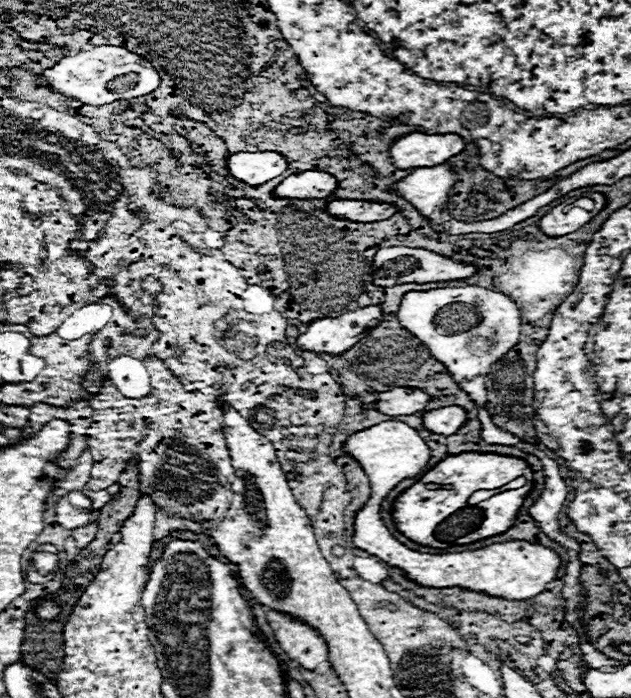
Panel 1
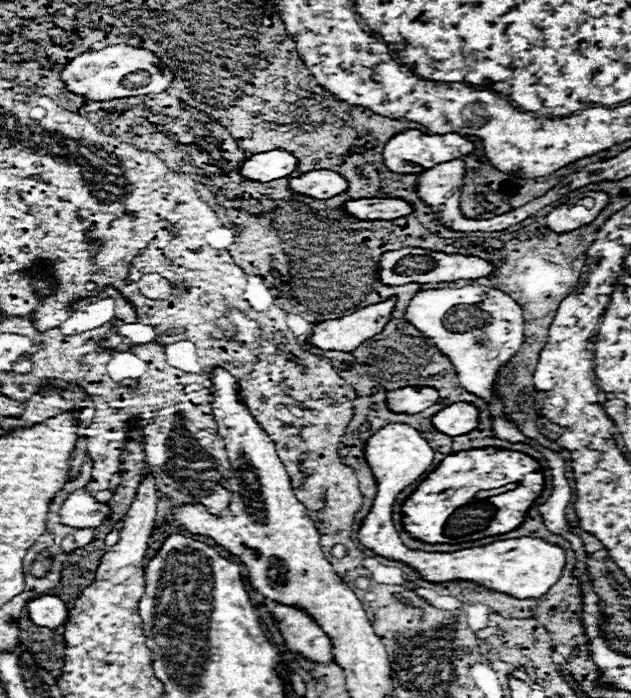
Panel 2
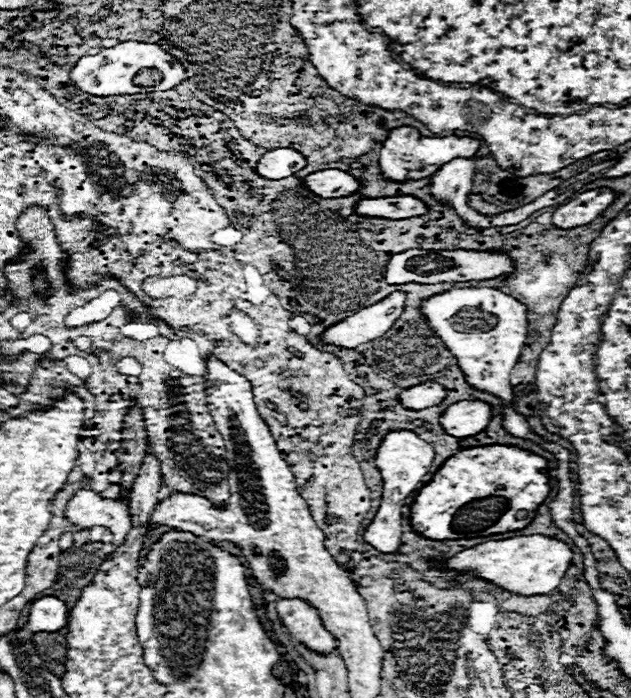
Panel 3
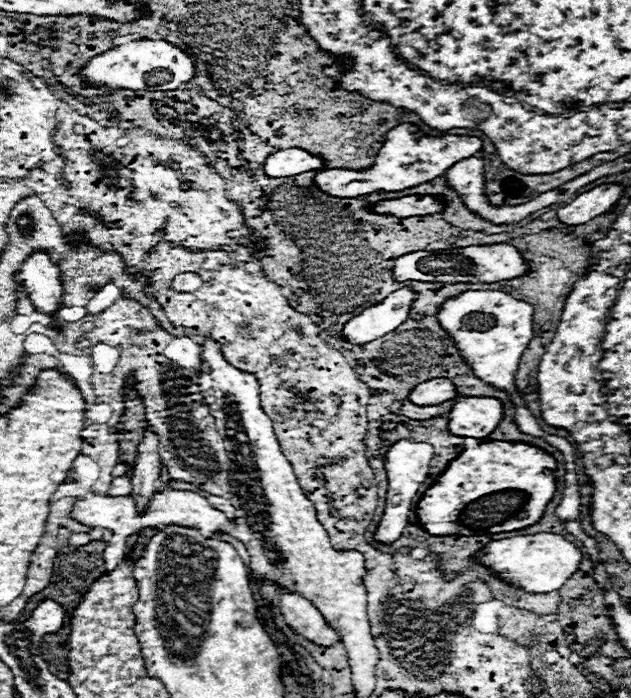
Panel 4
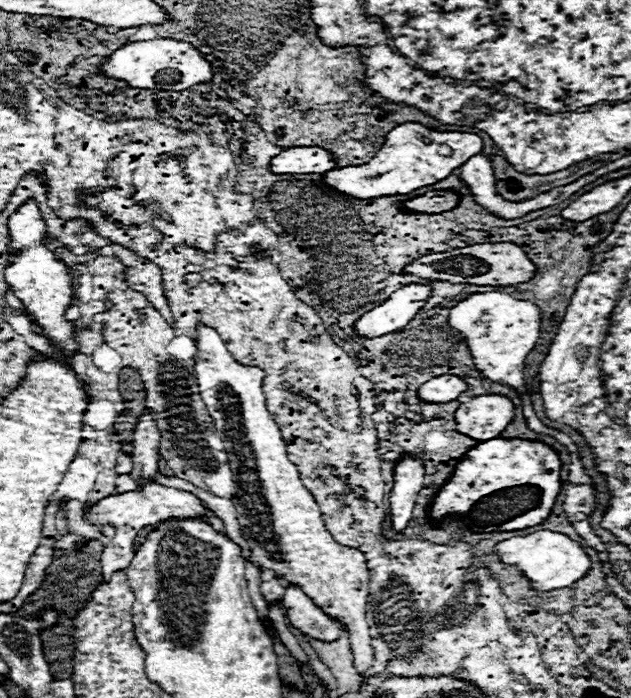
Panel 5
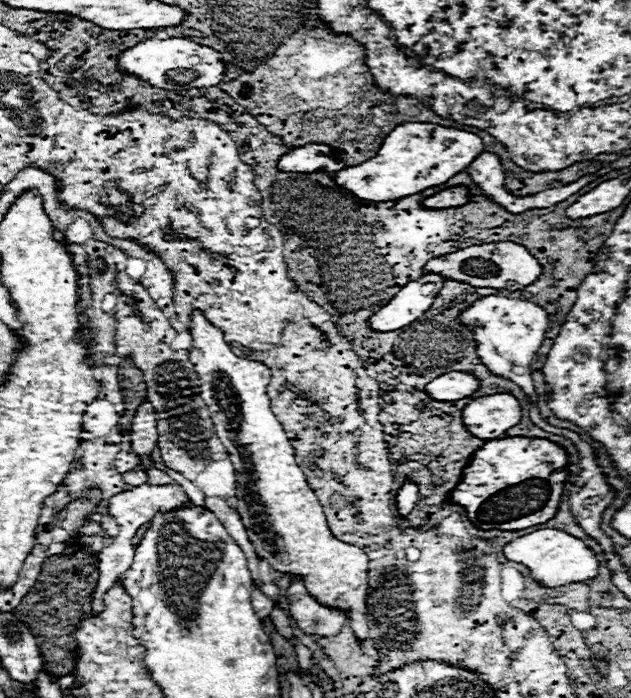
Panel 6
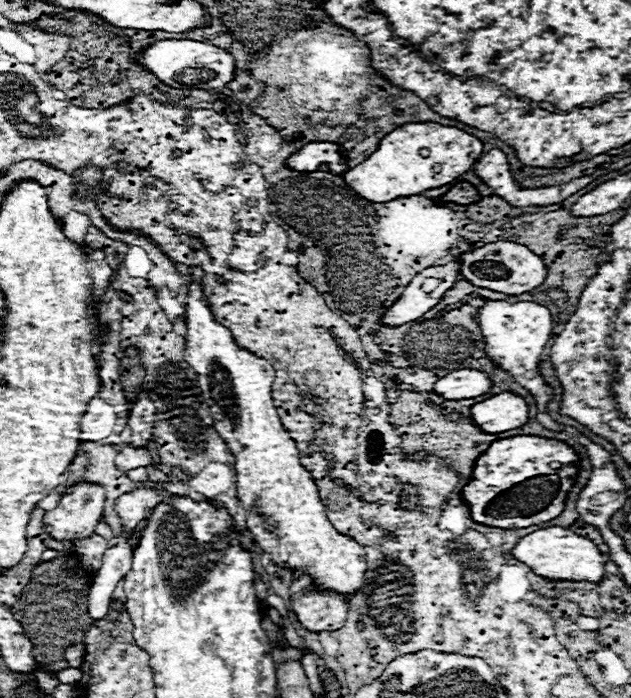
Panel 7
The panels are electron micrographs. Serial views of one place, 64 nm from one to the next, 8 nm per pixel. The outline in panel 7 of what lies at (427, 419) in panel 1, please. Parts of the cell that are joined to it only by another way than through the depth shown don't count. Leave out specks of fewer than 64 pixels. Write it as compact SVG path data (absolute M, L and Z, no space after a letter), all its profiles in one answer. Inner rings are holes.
M502 392L474 404L470 418L484 434L500 434L528 422L528 404L512 392Z

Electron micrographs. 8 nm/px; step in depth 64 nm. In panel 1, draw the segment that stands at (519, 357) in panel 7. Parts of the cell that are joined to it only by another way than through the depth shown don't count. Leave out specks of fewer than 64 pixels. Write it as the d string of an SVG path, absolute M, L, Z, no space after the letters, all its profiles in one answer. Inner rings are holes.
M454 286L454 288L436 288L426 292L406 292L400 300L396 318L404 330L408 330L420 344L424 344L430 354L440 360L452 380L476 402L476 398L486 398L484 376L488 368L500 360L512 346L516 346L520 336L520 310L516 304L494 290L486 290L482 286ZM450 306L454 314L454 324L478 324L468 332L456 332L452 336L438 334L432 328L432 316L436 316L436 308ZM408 312L408 314L406 314ZM404 318L410 320L404 320Z

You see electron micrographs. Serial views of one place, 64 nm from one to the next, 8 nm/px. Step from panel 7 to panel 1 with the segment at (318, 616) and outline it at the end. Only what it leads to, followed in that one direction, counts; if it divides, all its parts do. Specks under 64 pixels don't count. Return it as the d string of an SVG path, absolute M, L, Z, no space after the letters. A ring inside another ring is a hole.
M266 612L266 624L272 628L272 634L288 658L296 660L302 668L316 670L320 664L328 662L326 642L310 626L294 622L280 612Z

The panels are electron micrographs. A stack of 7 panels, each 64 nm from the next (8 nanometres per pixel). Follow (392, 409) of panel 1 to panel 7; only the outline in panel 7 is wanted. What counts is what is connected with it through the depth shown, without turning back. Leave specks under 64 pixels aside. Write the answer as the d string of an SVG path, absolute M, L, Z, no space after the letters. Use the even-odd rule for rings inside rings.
M454 370L440 378L434 384L434 392L442 396L444 400L462 400L462 398L476 398L488 392L490 380L484 372L480 370Z

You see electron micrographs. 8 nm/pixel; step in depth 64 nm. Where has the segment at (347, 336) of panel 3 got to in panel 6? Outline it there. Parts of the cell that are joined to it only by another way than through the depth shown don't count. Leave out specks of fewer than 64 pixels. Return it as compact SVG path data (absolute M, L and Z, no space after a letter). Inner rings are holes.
M424 274L420 280L408 282L386 306L368 318L368 326L376 332L392 332L408 326L432 306L442 284L444 278L438 274Z

